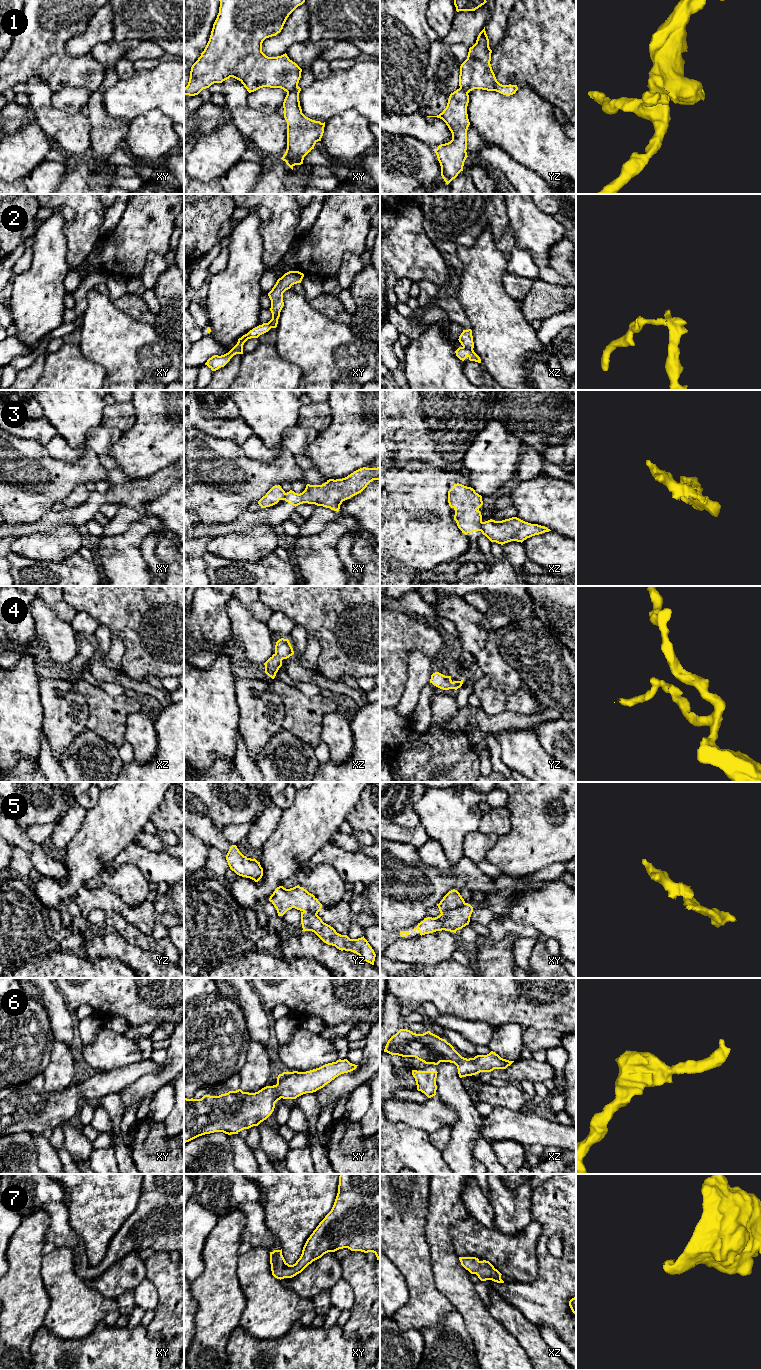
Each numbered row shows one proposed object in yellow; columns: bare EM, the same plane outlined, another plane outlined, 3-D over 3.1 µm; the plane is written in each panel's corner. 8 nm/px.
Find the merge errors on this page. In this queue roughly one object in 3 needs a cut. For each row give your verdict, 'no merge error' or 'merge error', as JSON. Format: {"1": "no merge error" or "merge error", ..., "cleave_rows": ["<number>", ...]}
{"1": "merge error", "2": "merge error", "3": "merge error", "4": "no merge error", "5": "merge error", "6": "no merge error", "7": "no merge error", "cleave_rows": ["1", "2", "3", "5"]}

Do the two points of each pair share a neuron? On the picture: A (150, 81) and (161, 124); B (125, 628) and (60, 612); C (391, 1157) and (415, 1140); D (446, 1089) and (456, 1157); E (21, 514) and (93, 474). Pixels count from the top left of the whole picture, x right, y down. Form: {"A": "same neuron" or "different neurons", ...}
{"A": "different neurons", "B": "different neurons", "C": "same neuron", "D": "same neuron", "E": "same neuron"}

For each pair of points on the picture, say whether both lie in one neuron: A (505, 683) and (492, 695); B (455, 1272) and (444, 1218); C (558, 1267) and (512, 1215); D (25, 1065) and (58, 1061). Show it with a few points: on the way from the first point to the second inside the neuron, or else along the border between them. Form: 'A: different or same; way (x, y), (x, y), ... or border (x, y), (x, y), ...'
A: different; border (483, 674), (497, 690), (521, 689)
B: same; way (444, 1259), (443, 1231)
C: different; border (531, 1196), (532, 1220)
D: different; border (55, 1041), (51, 1047), (50, 1061), (41, 1073)

